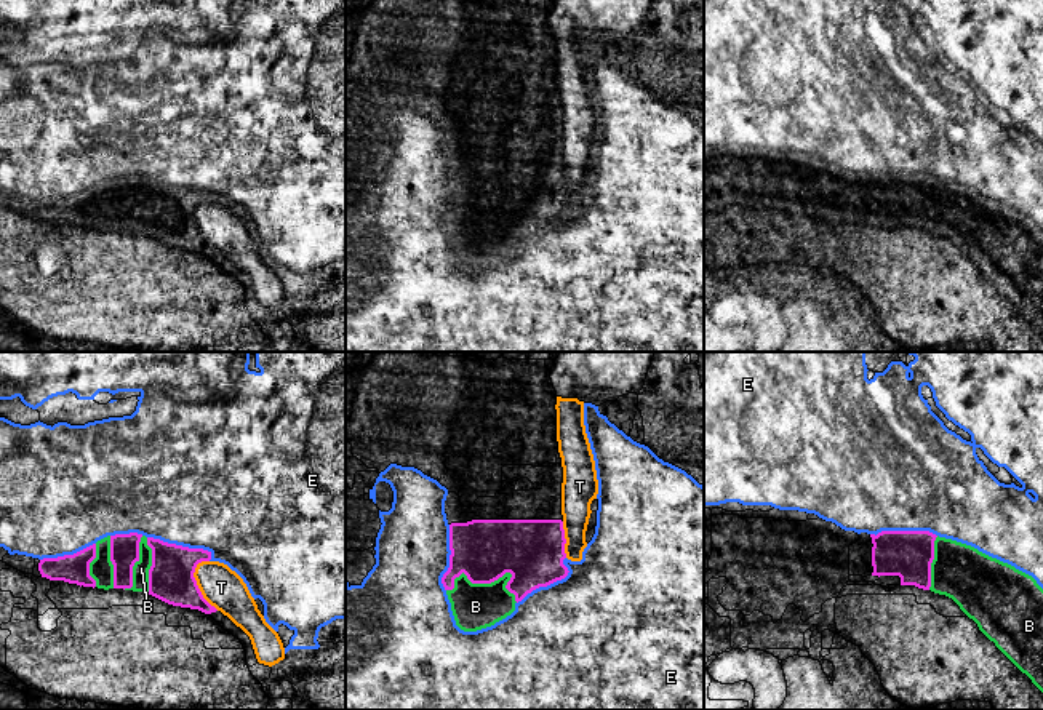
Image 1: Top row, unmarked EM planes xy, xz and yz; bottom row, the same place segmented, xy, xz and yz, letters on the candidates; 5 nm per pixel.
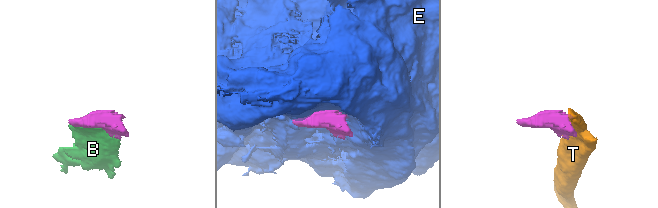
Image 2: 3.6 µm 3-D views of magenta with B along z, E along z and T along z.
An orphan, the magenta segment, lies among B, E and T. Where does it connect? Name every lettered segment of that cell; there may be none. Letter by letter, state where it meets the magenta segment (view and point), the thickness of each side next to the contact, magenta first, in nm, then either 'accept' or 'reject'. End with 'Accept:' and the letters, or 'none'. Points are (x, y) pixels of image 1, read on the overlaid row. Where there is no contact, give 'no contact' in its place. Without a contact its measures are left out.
B: meets magenta in xz at (490, 582); 300 nm thick on the magenta side, 240 nm on the other; accept
E: meets magenta in xy at (181, 546); 220 nm thick on the magenta side, 500 nm on the other; reject
T: meets magenta in xy at (197, 586); 220 nm thick on the magenta side, 200 nm on the other; reject
Accept: B

